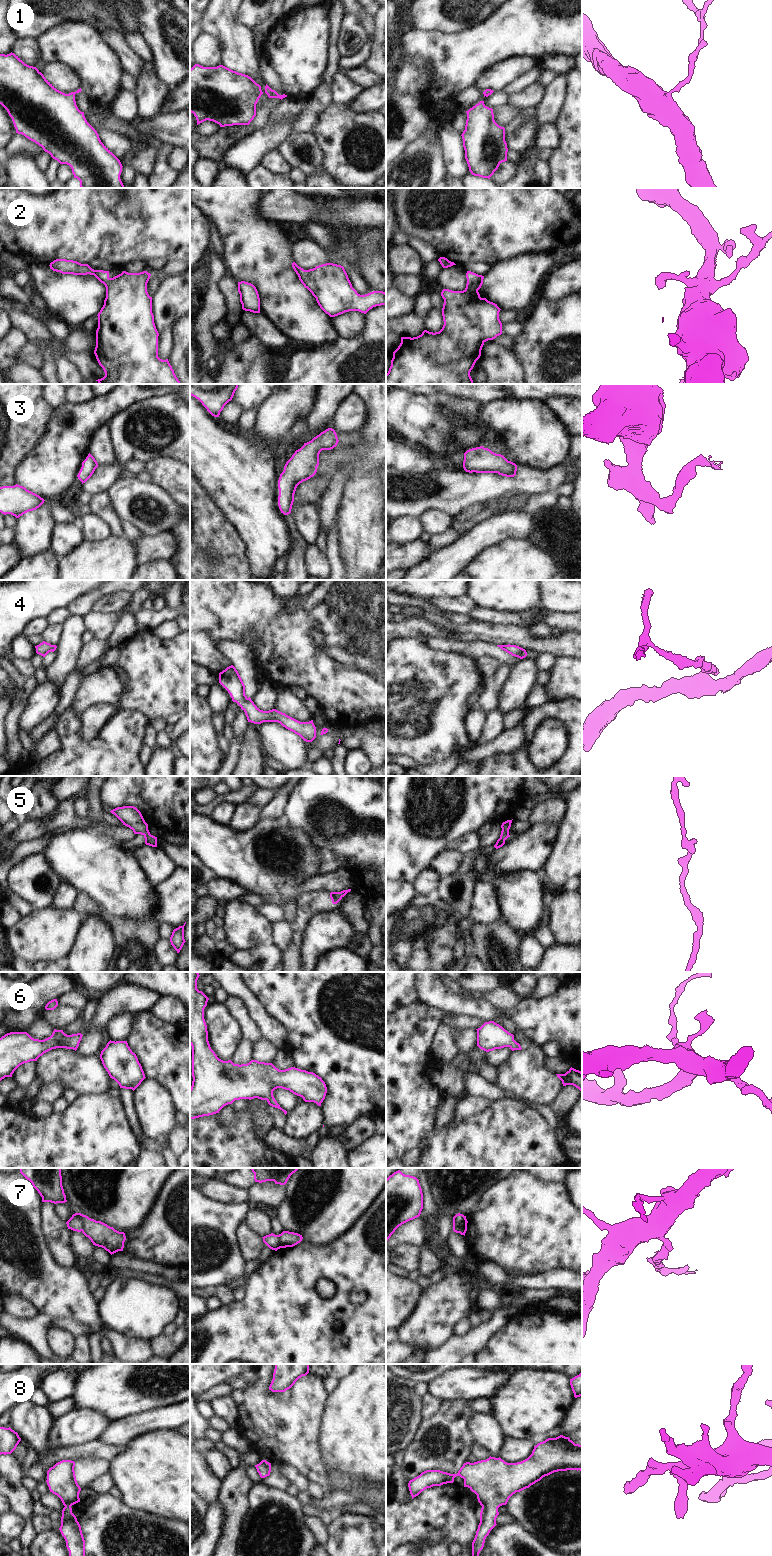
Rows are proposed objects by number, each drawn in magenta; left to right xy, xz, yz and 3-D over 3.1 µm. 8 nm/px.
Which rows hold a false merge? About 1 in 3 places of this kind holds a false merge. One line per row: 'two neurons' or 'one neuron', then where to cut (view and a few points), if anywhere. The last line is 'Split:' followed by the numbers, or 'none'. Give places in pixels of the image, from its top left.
1: one neuron; cut none
2: one neuron; cut none
3: one neuron; cut none
4: one neuron; cut none
5: one neuron; cut none
6: one neuron; cut none
7: two neurons; cut xy (73, 1214), (81, 1222), (82, 1230)
8: one neuron; cut none
Split: 7

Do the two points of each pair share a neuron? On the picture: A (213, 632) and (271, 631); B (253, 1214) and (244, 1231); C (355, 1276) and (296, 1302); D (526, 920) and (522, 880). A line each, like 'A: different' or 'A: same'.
A: same
B: different
C: same
D: same

